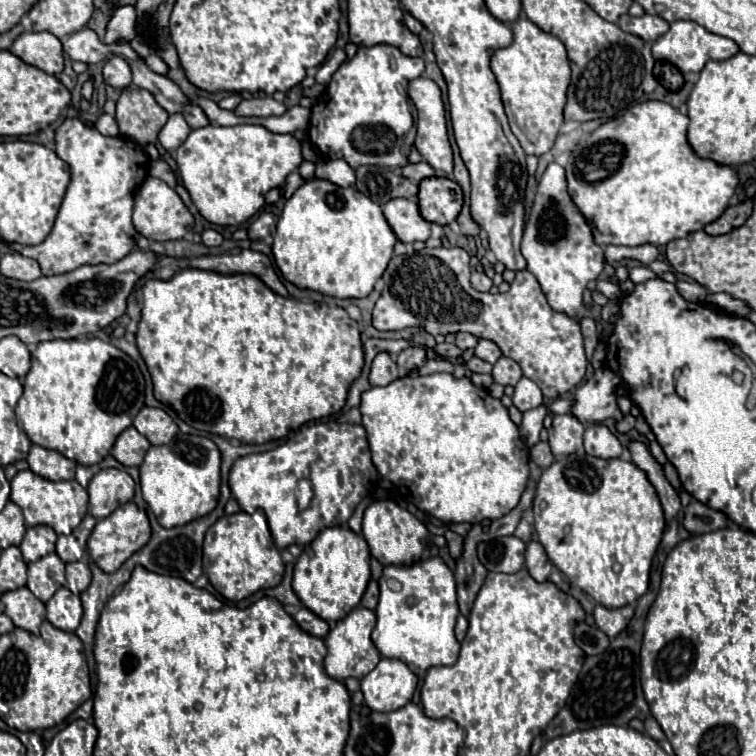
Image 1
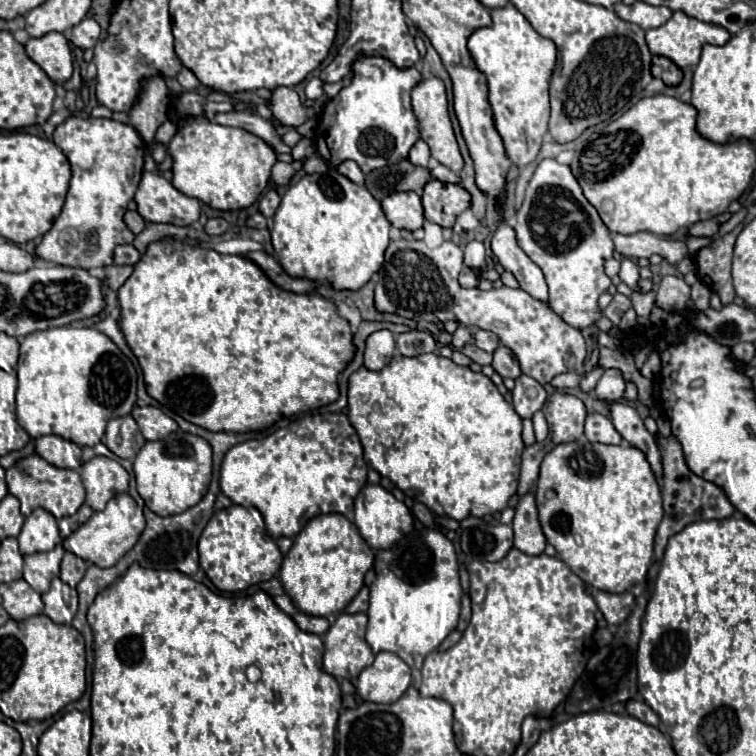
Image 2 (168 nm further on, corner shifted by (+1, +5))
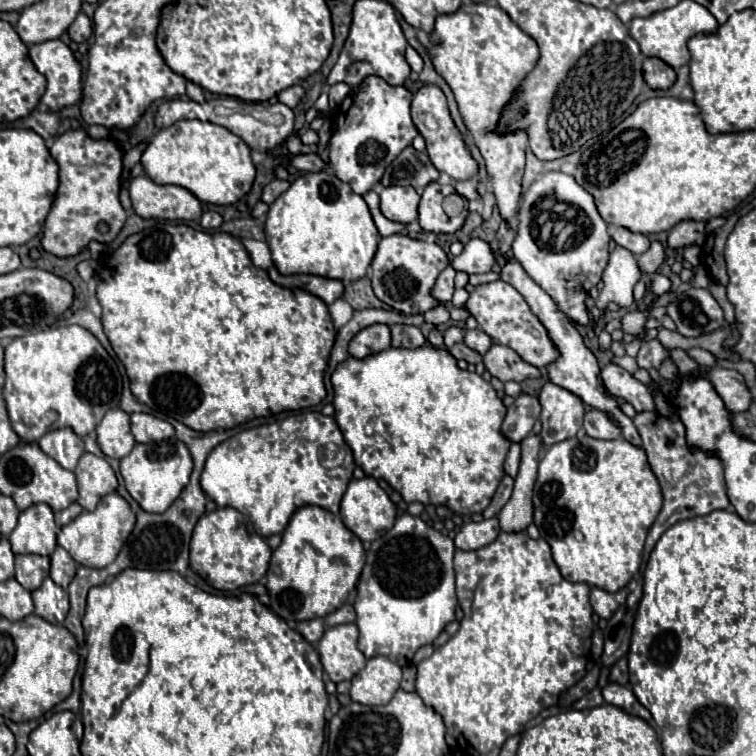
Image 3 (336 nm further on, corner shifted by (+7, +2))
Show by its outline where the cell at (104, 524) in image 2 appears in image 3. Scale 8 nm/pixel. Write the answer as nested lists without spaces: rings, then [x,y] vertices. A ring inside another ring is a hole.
[[[113,492],[113,494],[103,496],[103,500],[93,512],[81,512],[73,522],[63,526],[61,532],[57,534],[57,542],[71,554],[71,558],[77,564],[87,566],[87,568],[105,568],[117,558],[133,526],[135,526],[135,514],[131,512],[131,506],[127,504],[125,498]]]

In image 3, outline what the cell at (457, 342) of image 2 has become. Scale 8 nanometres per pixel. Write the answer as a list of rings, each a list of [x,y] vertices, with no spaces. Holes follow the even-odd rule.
[[[451,326],[451,328],[447,328],[443,332],[443,336],[445,336],[445,348],[451,348],[453,344],[457,344],[457,342],[463,340],[463,330],[457,328],[457,326]]]

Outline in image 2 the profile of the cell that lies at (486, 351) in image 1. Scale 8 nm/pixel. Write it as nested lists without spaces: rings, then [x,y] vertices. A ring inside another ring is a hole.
[[[475,329],[475,345],[487,353],[493,353],[499,347],[499,337],[485,329]]]

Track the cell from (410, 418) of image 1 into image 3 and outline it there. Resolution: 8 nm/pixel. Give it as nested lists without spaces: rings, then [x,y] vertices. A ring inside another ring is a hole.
[[[425,344],[421,348],[415,348],[415,350],[407,350],[407,348],[389,348],[385,352],[379,352],[379,354],[373,354],[369,358],[363,358],[363,360],[355,360],[355,358],[347,358],[345,362],[341,362],[337,366],[337,370],[333,372],[331,376],[331,384],[333,384],[333,390],[335,390],[335,400],[333,400],[333,406],[335,406],[335,420],[345,436],[345,442],[349,444],[349,448],[353,450],[353,456],[355,456],[355,464],[371,478],[383,478],[387,484],[391,484],[401,496],[403,500],[409,504],[409,502],[421,502],[421,504],[433,504],[433,506],[447,506],[451,512],[459,514],[459,516],[471,516],[471,514],[481,514],[501,478],[505,476],[505,470],[503,470],[503,464],[505,464],[505,458],[507,458],[507,452],[509,452],[509,446],[511,442],[503,436],[501,432],[501,424],[503,424],[503,416],[505,416],[505,406],[503,402],[499,400],[499,396],[495,394],[493,386],[489,382],[485,382],[479,374],[475,372],[467,372],[467,370],[461,370],[455,362],[455,358],[443,350],[443,348],[435,348],[431,344]]]

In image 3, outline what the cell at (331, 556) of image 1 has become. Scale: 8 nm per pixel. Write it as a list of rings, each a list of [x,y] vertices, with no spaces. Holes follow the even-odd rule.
[[[319,506],[299,508],[283,532],[279,548],[272,554],[267,572],[271,608],[283,620],[323,618],[345,604],[365,564],[361,540],[345,528],[343,520]]]

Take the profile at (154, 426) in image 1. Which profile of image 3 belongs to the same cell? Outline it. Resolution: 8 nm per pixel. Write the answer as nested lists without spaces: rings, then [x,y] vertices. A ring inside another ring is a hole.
[[[131,414],[131,432],[137,442],[167,440],[175,434],[173,426],[151,414]]]

